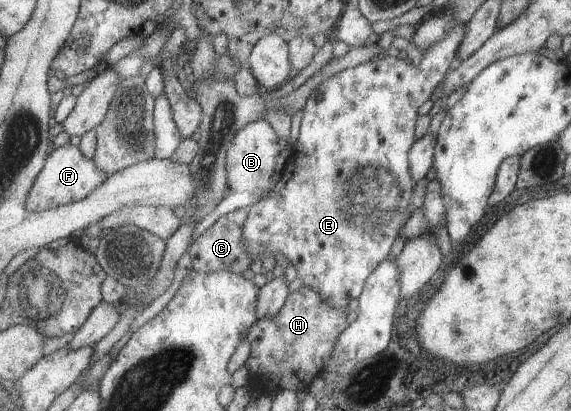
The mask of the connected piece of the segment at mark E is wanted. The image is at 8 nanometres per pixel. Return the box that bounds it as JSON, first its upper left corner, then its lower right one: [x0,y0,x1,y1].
[243,22,467,309]

